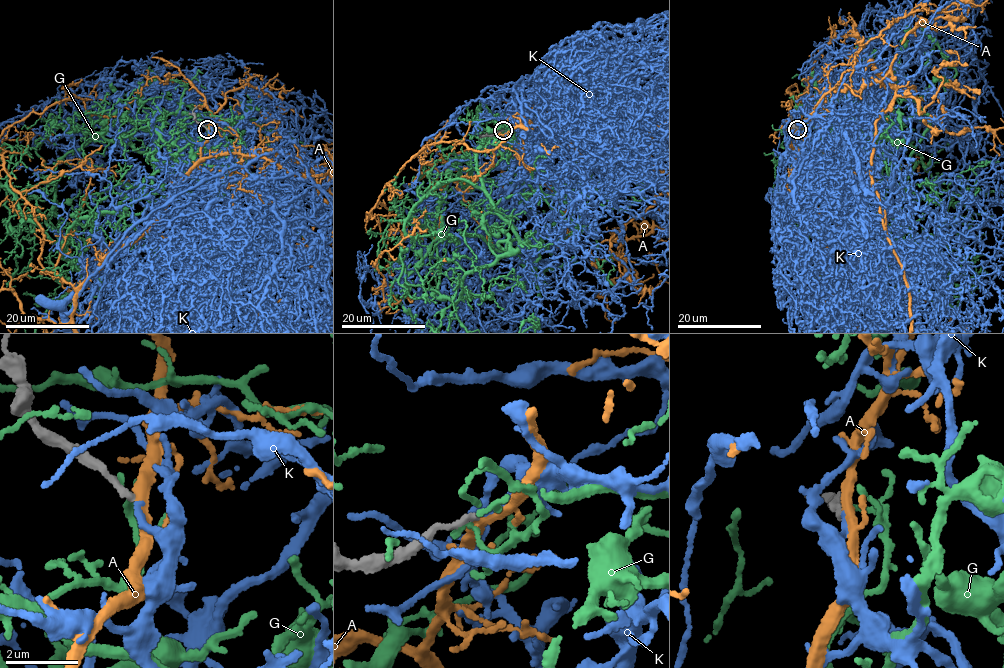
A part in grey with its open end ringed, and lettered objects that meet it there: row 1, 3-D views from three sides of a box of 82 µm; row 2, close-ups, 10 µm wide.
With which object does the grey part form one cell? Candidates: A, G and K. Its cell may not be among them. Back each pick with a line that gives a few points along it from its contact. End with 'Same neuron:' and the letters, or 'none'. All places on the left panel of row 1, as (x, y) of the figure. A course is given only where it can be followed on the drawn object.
Same neuron: K

